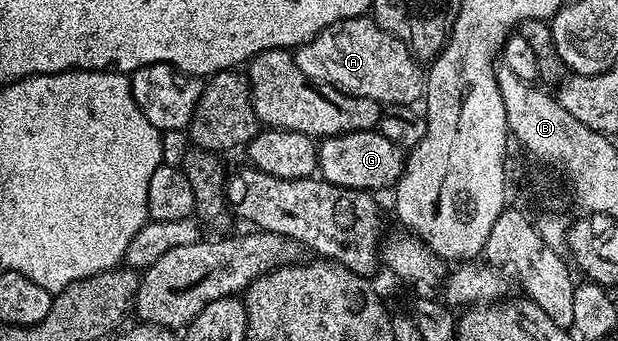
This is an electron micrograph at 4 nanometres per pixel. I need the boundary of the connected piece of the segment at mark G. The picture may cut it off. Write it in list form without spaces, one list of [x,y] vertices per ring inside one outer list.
[[[377,129],[356,131],[346,135],[330,135],[320,140],[317,149],[317,171],[320,178],[331,185],[359,189],[370,193],[380,192],[380,187],[392,188],[405,170],[406,156]]]

